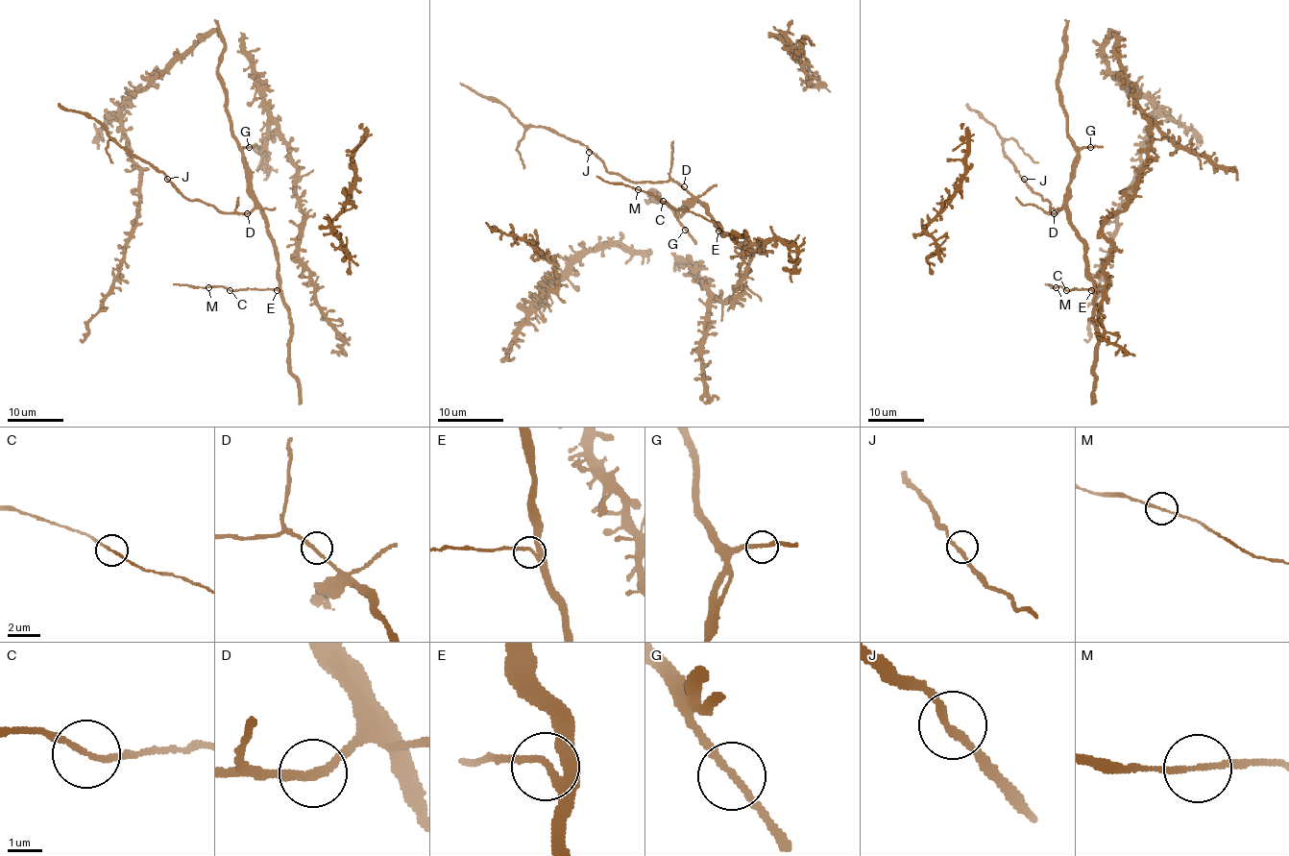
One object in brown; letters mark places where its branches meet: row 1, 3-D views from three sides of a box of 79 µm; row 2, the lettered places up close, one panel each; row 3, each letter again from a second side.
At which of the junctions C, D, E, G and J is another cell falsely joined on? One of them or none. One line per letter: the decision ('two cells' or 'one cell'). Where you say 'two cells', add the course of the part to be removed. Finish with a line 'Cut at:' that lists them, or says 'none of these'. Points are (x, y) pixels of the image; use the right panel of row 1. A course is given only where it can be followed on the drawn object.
C: one cell
D: one cell
E: one cell
G: one cell
J: one cell
Cut at: none of these

